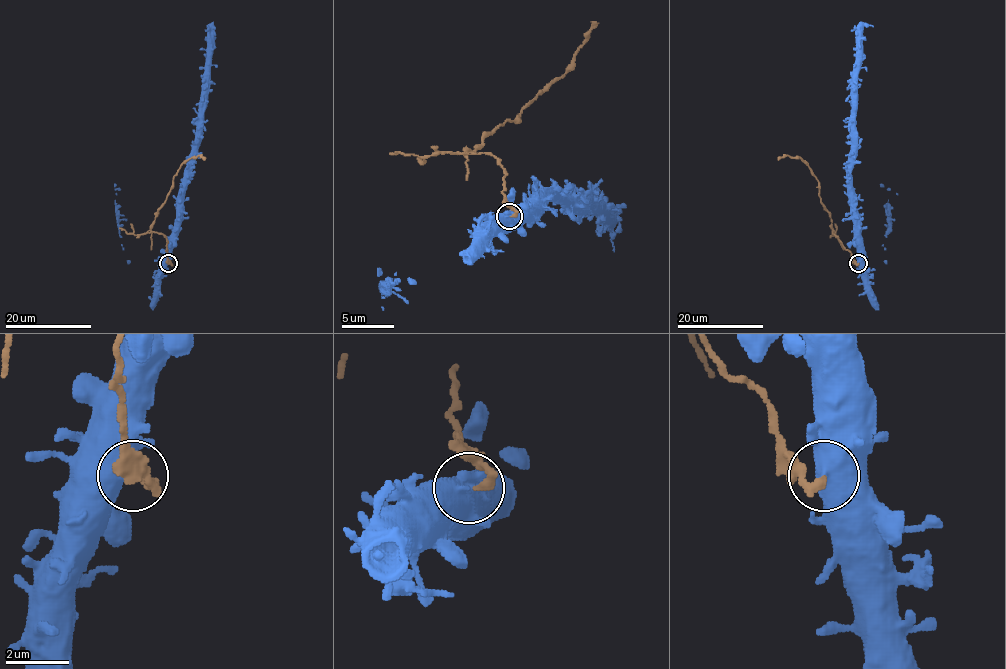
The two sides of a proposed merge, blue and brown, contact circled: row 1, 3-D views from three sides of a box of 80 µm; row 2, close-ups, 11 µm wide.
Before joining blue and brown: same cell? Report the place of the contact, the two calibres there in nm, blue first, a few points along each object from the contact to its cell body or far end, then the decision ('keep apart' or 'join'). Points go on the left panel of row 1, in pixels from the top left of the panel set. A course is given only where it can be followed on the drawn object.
(168, 263) | 550/300 nm | blue via (169, 262), (177, 195), (196, 139), (207, 33), (212, 26) | brown via (169, 262), (167, 239), (152, 231), (155, 213), (167, 197), (182, 165), (200, 155), (205, 159) | keep apart

